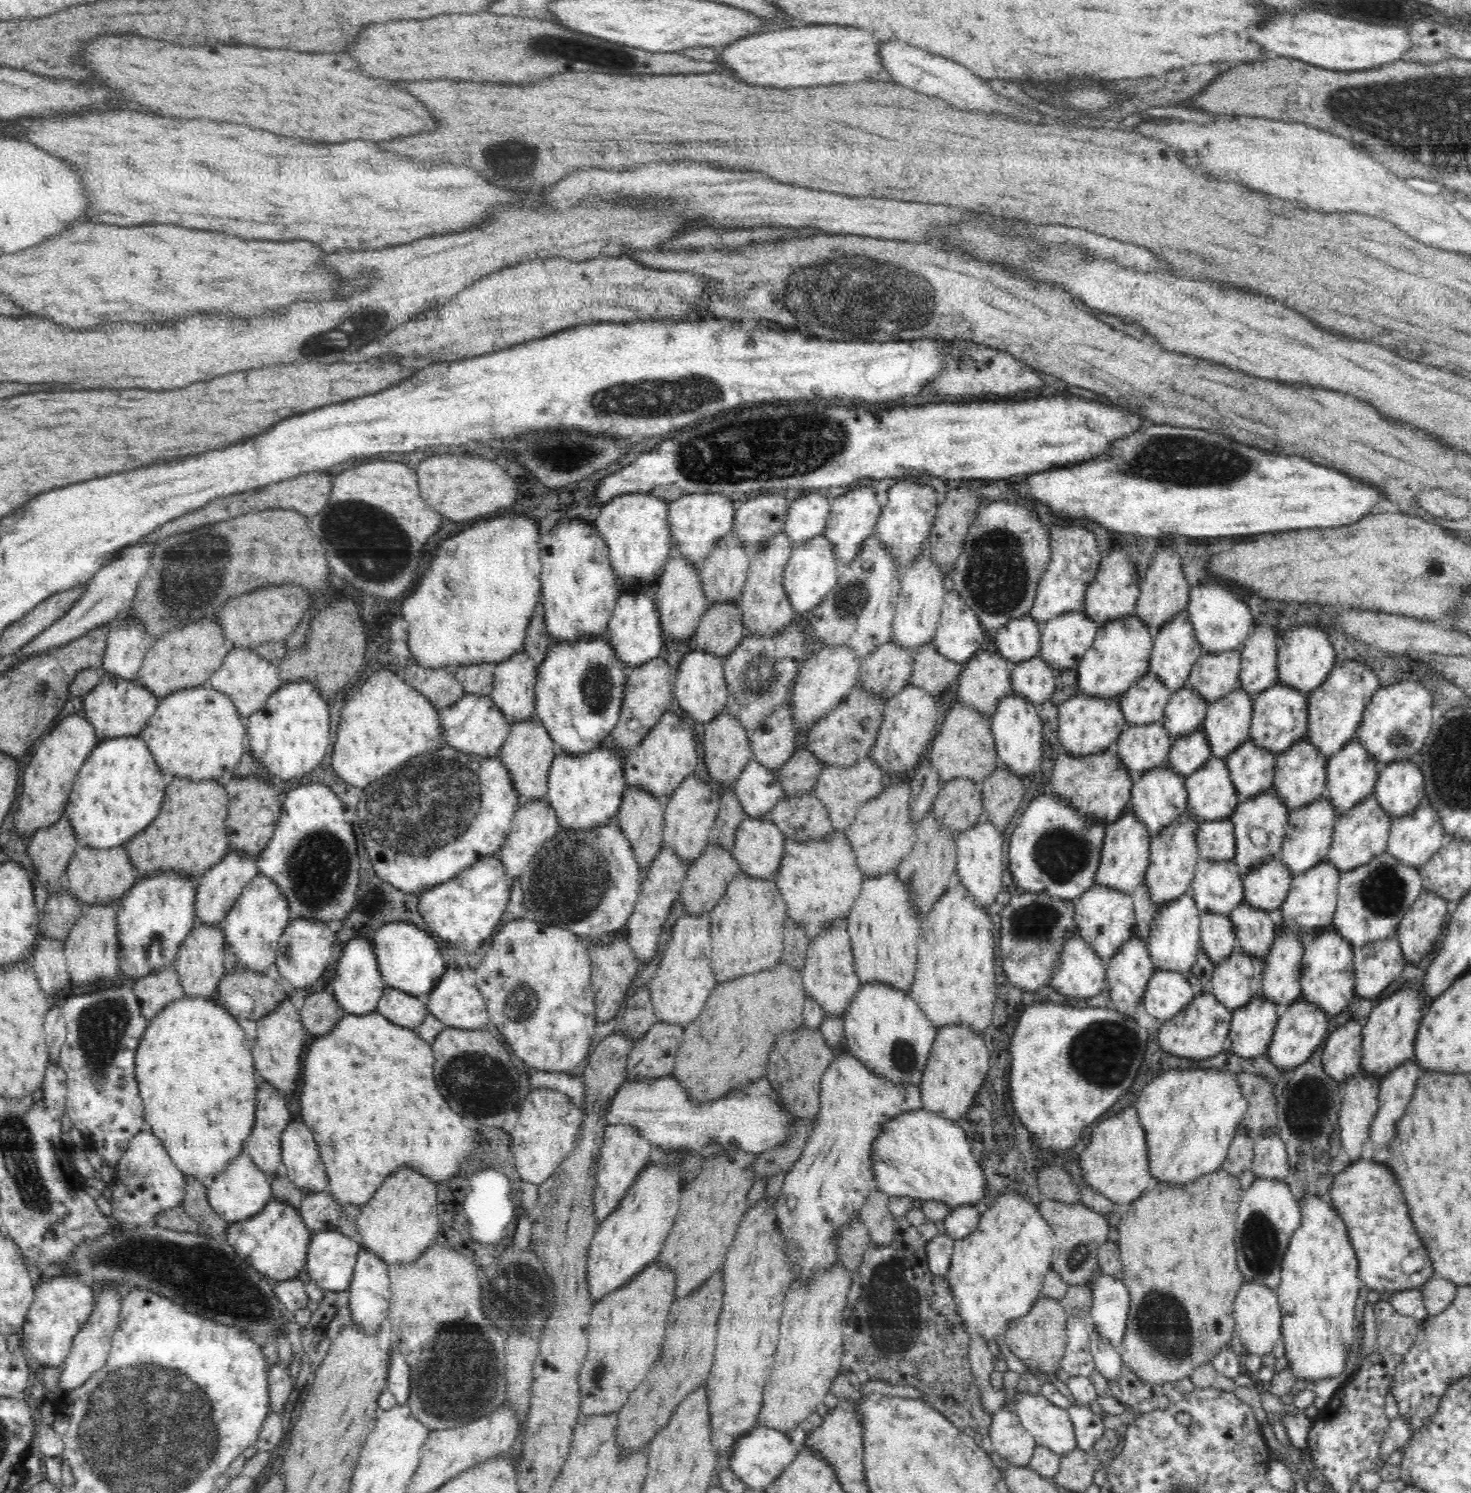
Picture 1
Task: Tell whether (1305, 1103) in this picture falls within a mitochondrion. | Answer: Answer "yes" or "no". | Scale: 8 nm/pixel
yes

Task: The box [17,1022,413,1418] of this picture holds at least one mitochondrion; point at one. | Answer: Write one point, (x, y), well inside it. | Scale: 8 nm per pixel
(207, 1278)

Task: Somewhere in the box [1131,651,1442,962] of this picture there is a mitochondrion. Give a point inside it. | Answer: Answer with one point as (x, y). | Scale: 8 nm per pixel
(1383, 891)

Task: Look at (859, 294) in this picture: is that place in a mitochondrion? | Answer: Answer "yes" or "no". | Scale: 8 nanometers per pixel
yes

